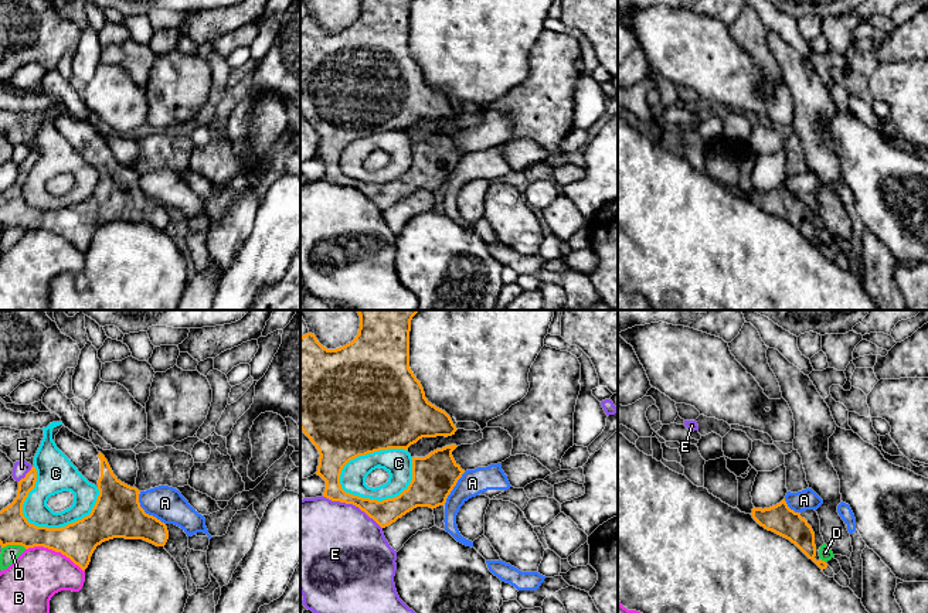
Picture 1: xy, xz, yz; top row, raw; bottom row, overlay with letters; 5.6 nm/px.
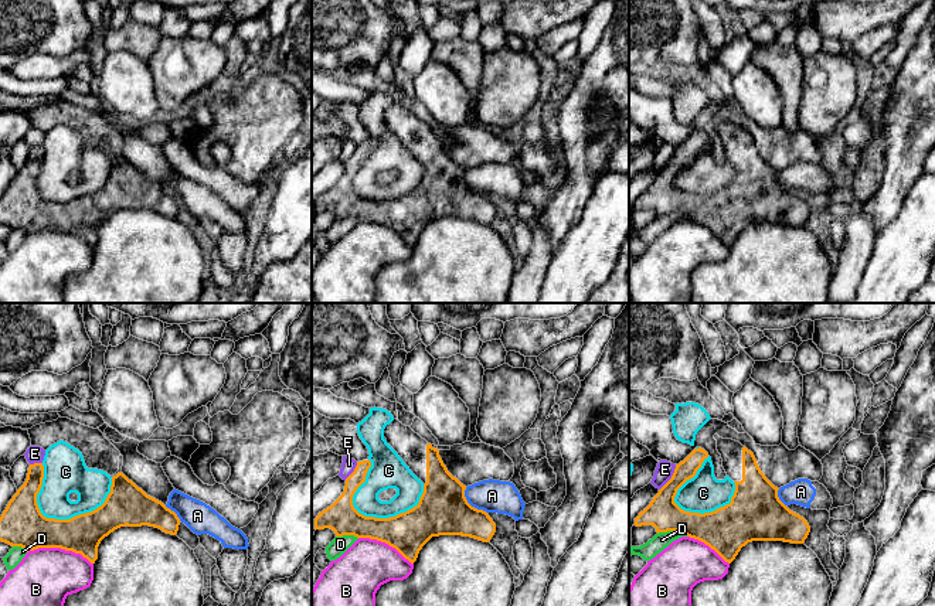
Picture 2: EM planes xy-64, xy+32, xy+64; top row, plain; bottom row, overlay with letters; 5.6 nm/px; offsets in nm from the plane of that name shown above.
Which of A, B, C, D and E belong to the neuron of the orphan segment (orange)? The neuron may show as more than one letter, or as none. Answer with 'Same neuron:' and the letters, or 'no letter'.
Same neuron: no letter

